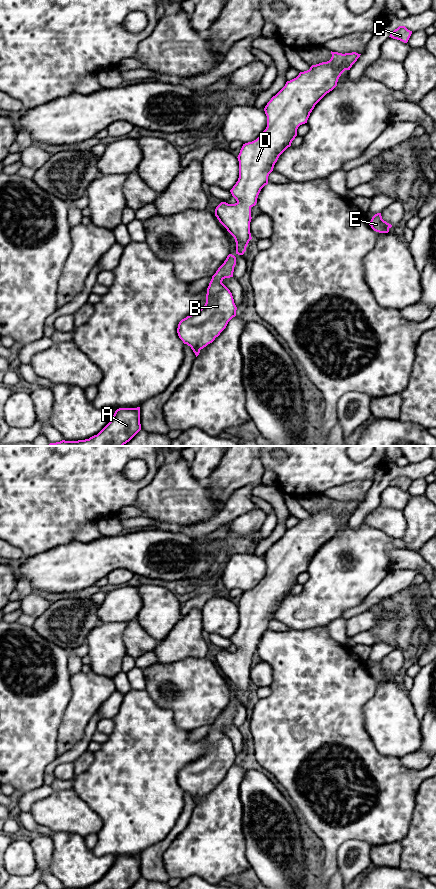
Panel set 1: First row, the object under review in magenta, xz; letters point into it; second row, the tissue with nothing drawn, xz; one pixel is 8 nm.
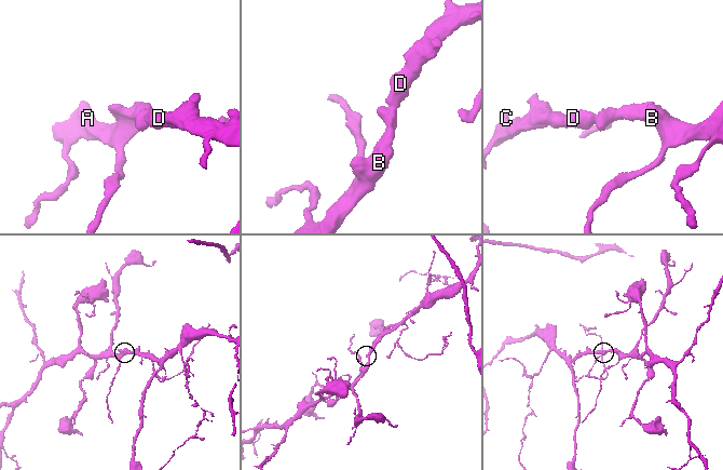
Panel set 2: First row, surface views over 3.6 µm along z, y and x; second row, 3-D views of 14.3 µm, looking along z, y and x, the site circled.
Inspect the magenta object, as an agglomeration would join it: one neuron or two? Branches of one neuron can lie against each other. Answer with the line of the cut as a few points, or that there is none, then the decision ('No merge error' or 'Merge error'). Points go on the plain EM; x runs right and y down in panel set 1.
No split. No merge error

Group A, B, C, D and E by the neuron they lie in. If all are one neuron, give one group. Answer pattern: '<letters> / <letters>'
A B C D E

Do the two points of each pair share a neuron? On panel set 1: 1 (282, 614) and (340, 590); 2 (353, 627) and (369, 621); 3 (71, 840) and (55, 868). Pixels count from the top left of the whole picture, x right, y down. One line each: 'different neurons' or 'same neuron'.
1: same neuron
2: same neuron
3: same neuron

